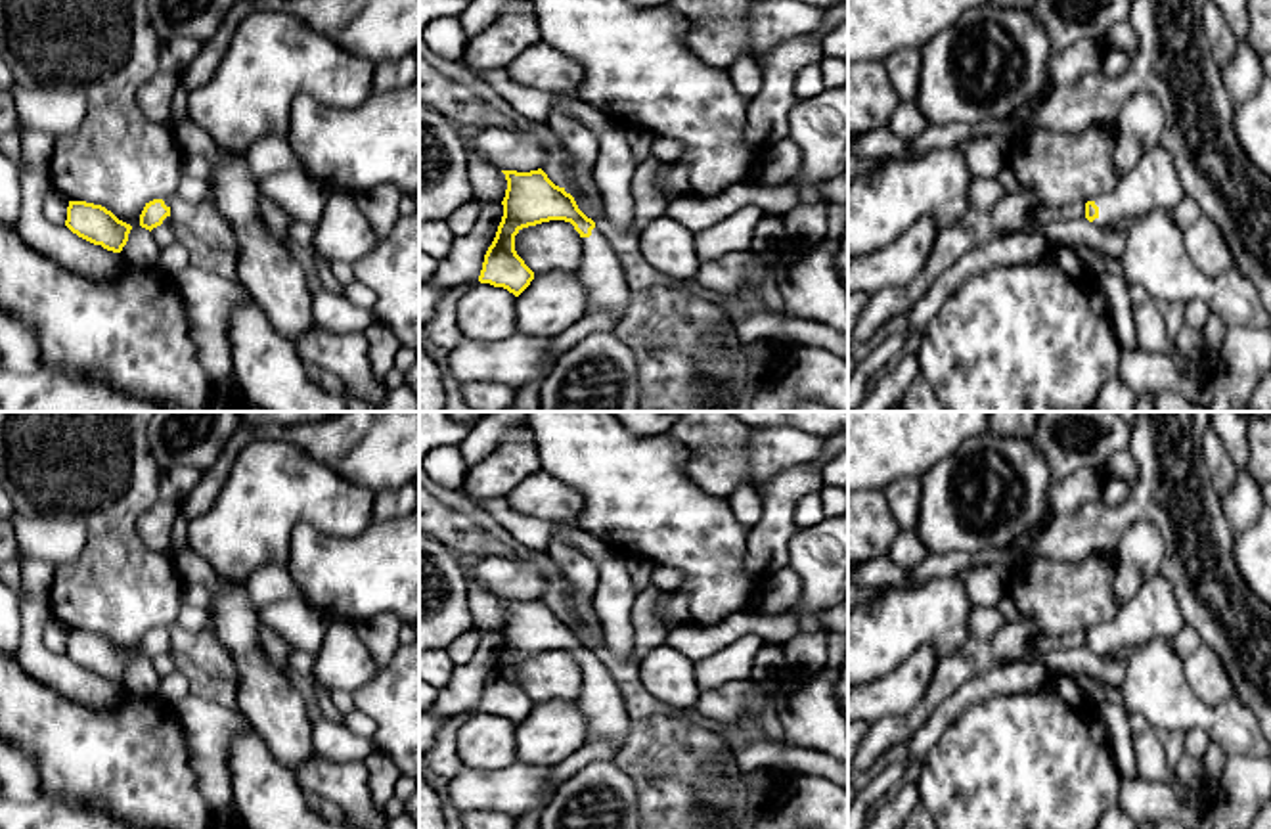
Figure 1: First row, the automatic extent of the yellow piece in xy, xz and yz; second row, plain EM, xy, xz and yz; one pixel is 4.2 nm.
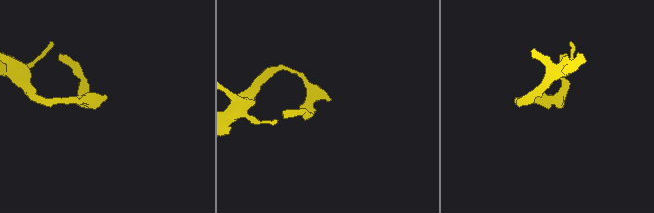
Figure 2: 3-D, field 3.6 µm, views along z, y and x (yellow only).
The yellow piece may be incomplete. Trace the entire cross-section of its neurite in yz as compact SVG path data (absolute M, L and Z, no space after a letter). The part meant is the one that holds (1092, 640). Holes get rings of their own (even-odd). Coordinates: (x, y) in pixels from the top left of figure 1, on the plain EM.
M1156 574L1110 622L1085 632L1085 647L1101 657L1129 653L1154 638L1171 638L1183 626L1171 582Z

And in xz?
M542 597L502 601L507 609L502 630L503 645L484 683L479 710L503 716L519 726L534 708L534 701L517 683L515 664L528 655L565 649L582 666L582 691L576 703L588 722L586 741L605 739L620 749L630 731L630 716L624 706L626 685L578 638L574 626L555 615Z

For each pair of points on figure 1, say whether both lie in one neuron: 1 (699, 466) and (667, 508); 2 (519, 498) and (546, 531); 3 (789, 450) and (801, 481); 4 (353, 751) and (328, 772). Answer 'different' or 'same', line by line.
1: different
2: different
3: different
4: different

